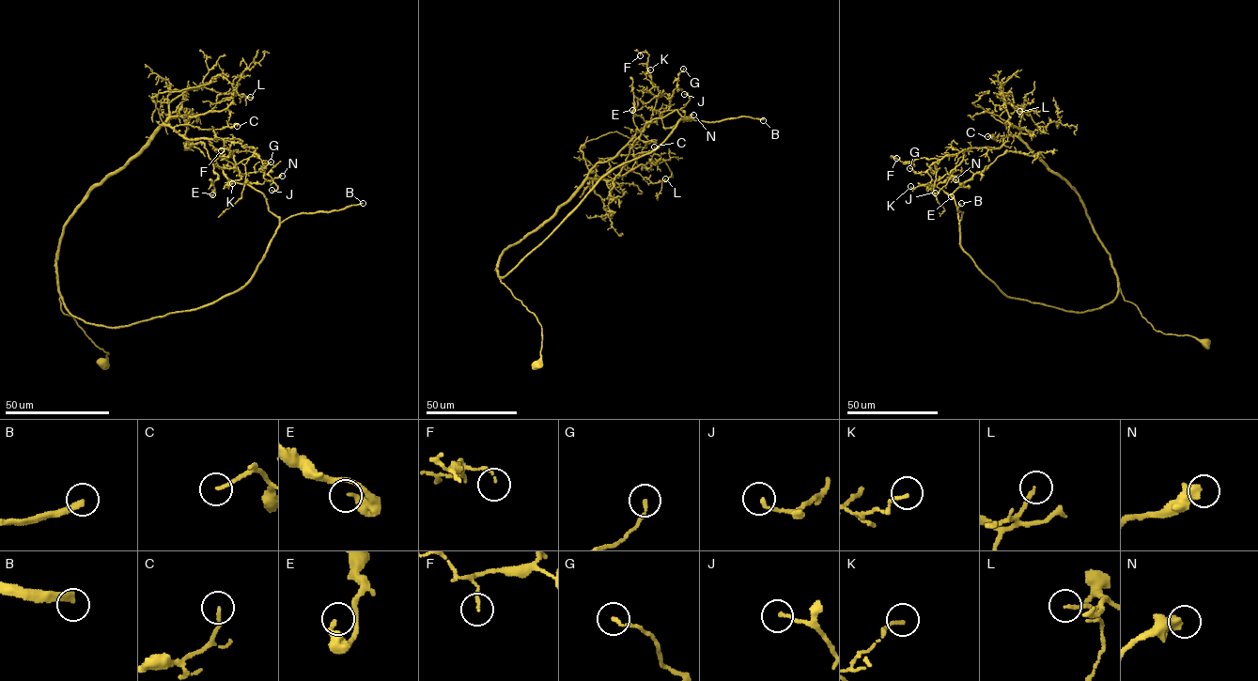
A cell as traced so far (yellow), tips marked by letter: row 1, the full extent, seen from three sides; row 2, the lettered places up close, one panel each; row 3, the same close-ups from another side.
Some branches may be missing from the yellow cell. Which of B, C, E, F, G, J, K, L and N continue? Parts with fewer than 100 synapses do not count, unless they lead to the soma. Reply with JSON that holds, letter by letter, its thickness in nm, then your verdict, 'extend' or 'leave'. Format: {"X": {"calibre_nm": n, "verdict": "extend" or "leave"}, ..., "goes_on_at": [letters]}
{"B": {"calibre_nm": 300, "verdict": "extend"}, "C": {"calibre_nm": 140, "verdict": "leave"}, "E": {"calibre_nm": 200, "verdict": "leave"}, "F": {"calibre_nm": 110, "verdict": "leave"}, "G": {"calibre_nm": 140, "verdict": "leave"}, "J": {"calibre_nm": 150, "verdict": "leave"}, "K": {"calibre_nm": 130, "verdict": "leave"}, "L": {"calibre_nm": 160, "verdict": "leave"}, "N": {"calibre_nm": 500, "verdict": "leave"}, "goes_on_at": ["B"]}

